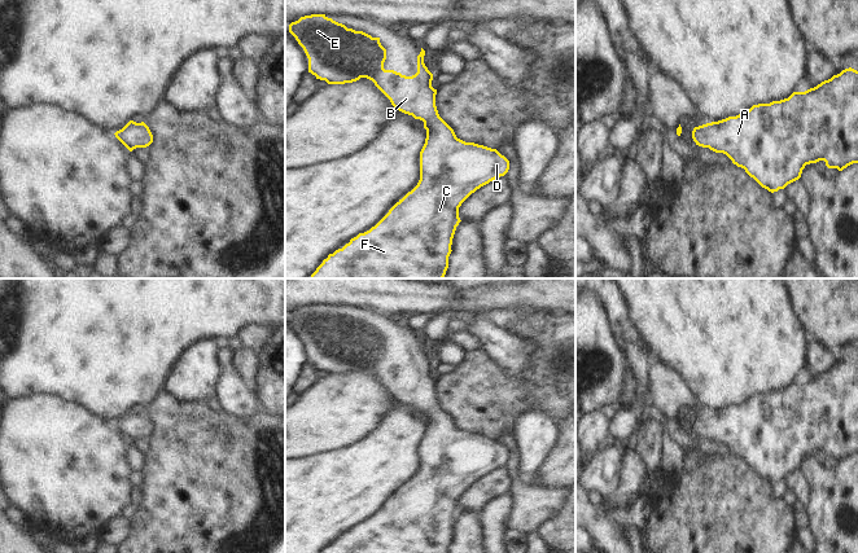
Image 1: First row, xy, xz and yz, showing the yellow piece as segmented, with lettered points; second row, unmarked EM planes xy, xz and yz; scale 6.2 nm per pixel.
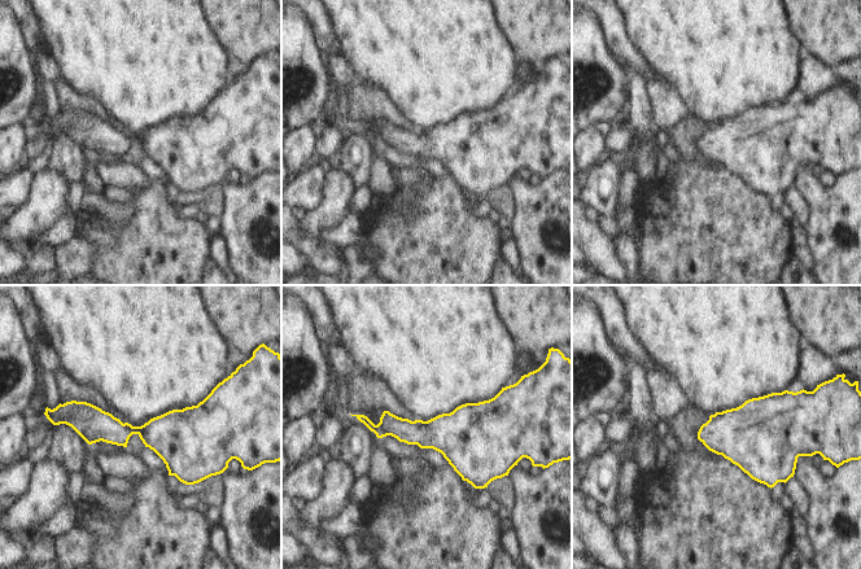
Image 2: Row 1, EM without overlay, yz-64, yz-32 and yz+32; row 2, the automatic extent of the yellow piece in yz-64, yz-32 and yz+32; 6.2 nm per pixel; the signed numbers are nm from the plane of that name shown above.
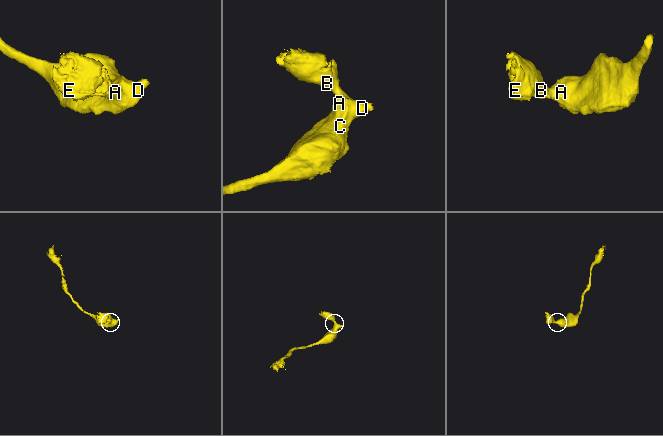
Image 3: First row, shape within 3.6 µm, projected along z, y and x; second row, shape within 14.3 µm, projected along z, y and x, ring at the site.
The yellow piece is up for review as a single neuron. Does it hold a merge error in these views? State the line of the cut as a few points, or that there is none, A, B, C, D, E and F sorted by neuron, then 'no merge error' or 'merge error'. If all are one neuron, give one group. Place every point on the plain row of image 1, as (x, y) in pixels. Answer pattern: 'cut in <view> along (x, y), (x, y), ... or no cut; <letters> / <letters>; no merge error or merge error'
no cut; A B C D E F; no merge error

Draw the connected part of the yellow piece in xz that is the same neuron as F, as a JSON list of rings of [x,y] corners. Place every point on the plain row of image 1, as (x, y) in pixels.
[[[325,304],[301,307],[289,315],[289,322],[303,338],[308,348],[308,363],[315,365],[316,369],[325,370],[328,374],[345,374],[367,368],[390,390],[397,400],[423,411],[426,420],[425,434],[420,442],[420,470],[417,475],[399,490],[375,517],[351,528],[342,539],[329,544],[323,553],[448,553],[452,528],[461,512],[459,497],[477,479],[504,466],[509,460],[509,451],[496,439],[458,429],[454,420],[439,407],[435,396],[437,379],[432,377],[433,364],[424,354],[425,341],[423,338],[417,346],[417,363],[406,367],[394,360],[384,359],[386,339],[381,335],[380,328],[347,319]]]

